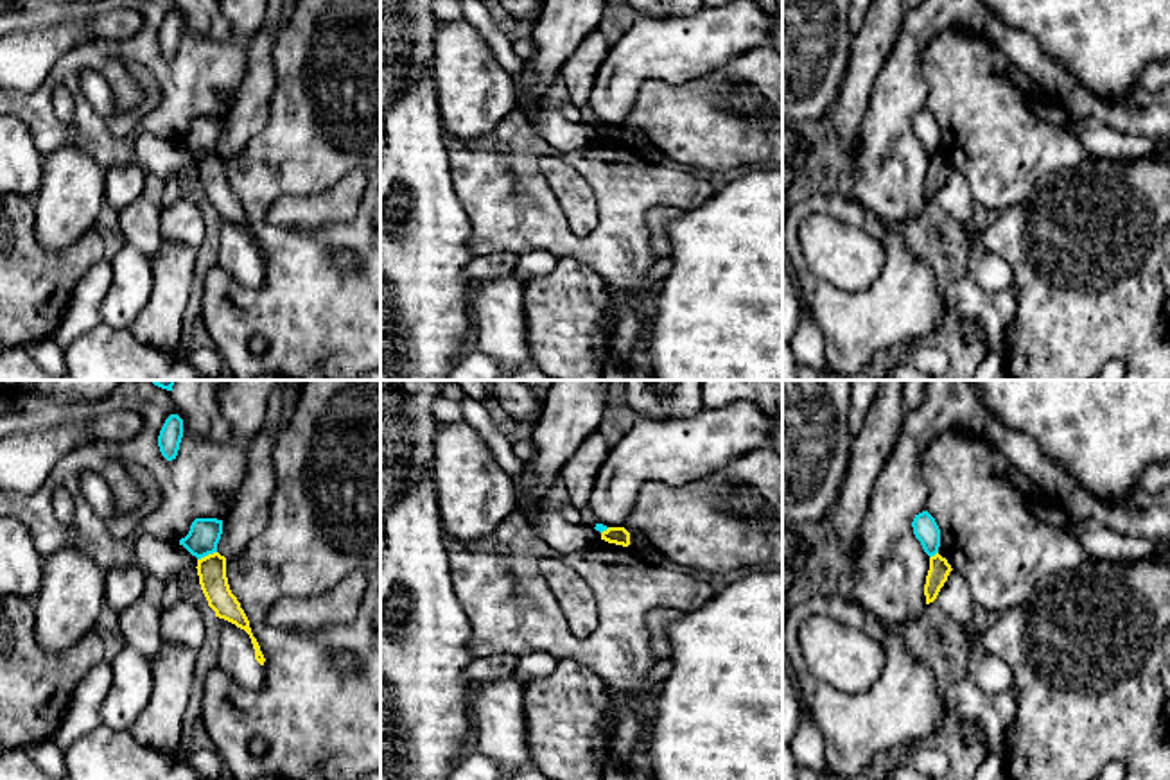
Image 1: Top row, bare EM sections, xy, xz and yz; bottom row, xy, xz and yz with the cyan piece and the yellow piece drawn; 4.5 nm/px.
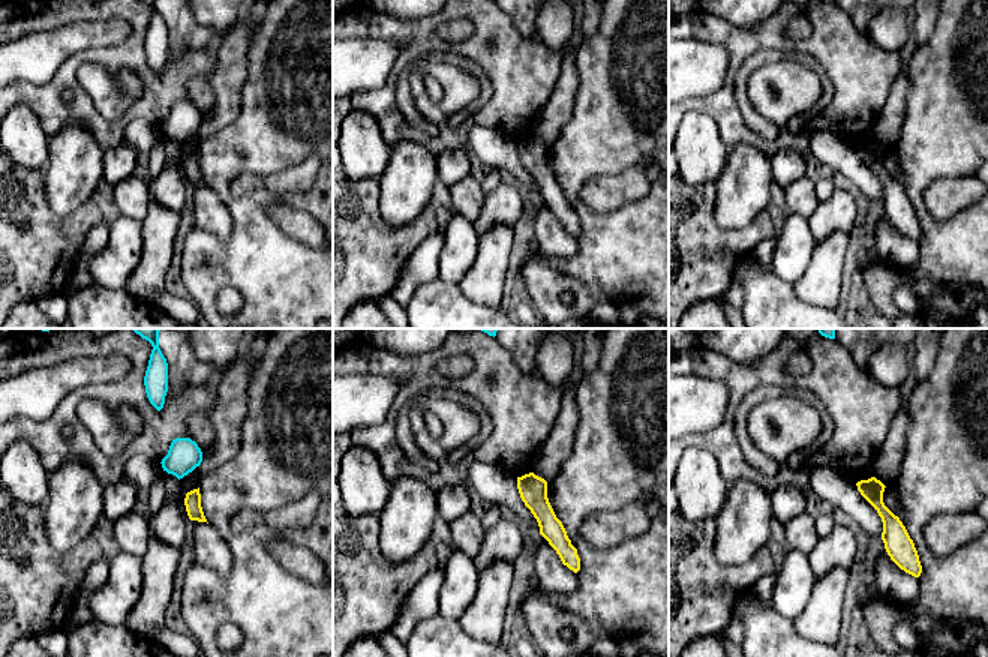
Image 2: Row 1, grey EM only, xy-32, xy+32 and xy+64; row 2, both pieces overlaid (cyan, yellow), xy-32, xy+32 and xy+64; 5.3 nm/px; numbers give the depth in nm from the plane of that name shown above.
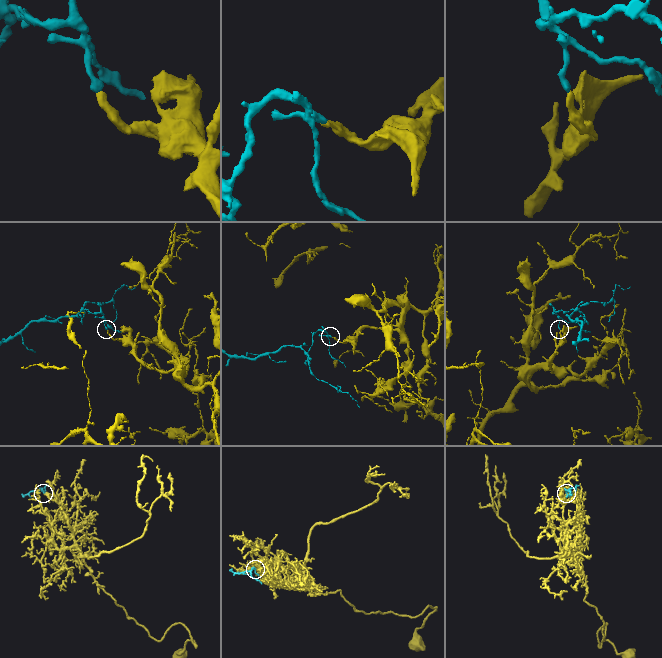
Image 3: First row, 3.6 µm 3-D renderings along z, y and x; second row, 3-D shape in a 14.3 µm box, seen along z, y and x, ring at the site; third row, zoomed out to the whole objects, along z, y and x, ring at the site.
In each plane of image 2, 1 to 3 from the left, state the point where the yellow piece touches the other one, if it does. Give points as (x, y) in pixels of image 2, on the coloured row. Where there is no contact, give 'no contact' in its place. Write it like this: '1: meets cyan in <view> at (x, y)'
1: no contact
2: no contact
3: no contact

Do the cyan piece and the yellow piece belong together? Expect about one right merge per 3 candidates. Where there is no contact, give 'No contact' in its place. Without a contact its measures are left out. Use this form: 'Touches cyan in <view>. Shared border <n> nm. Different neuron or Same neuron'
Touches cyan in xy. Shared border 100 nm. Different neuron

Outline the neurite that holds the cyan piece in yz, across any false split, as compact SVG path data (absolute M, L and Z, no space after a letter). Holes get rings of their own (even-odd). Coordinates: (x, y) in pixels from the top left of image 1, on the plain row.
M922 109L922 111L915 113L912 126L913 126L913 133L921 140L924 151L930 156L935 154L940 145L940 127L939 127L935 117L928 109Z

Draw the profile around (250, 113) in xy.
M266 25L246 43L246 77L237 88L233 109L223 118L217 142L217 151L226 158L240 154L269 120L276 81L273 48L275 36Z

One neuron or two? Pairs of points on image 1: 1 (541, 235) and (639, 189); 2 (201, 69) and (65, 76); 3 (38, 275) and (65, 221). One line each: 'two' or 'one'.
1: one
2: one
3: two

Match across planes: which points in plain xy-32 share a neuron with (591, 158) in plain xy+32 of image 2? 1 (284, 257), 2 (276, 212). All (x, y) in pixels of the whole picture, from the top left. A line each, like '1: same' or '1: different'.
1: same
2: different

